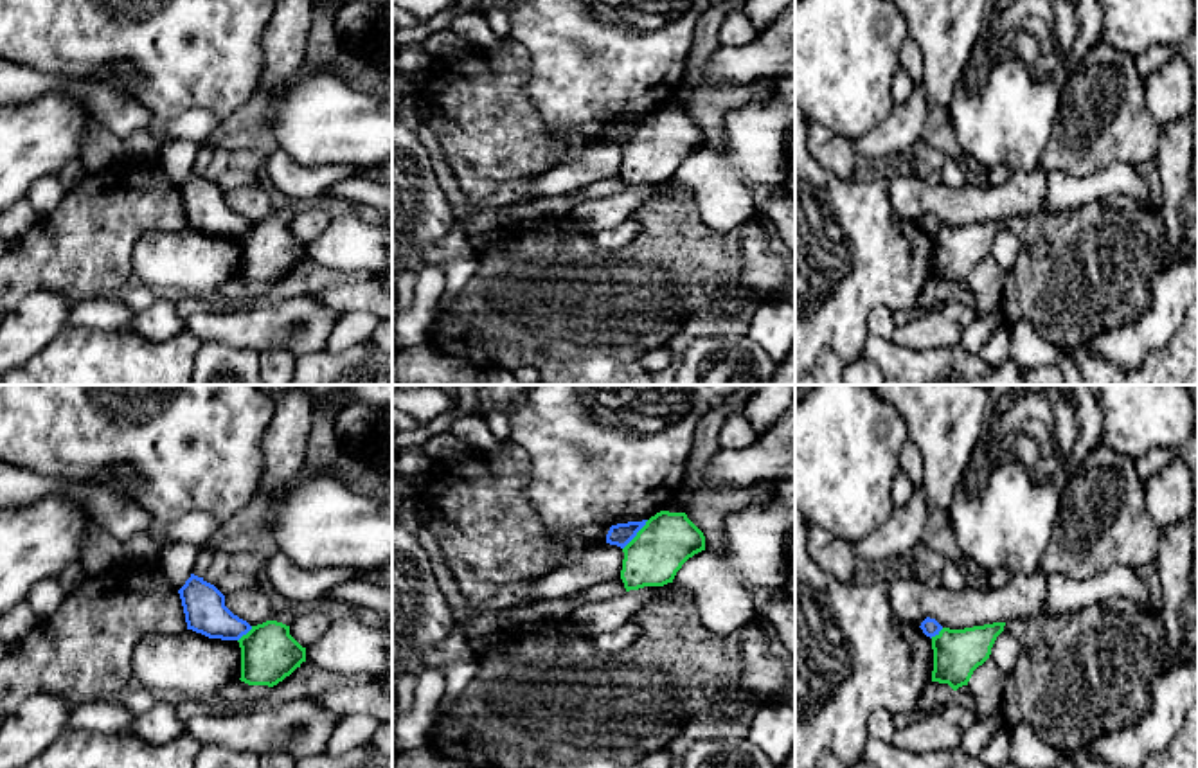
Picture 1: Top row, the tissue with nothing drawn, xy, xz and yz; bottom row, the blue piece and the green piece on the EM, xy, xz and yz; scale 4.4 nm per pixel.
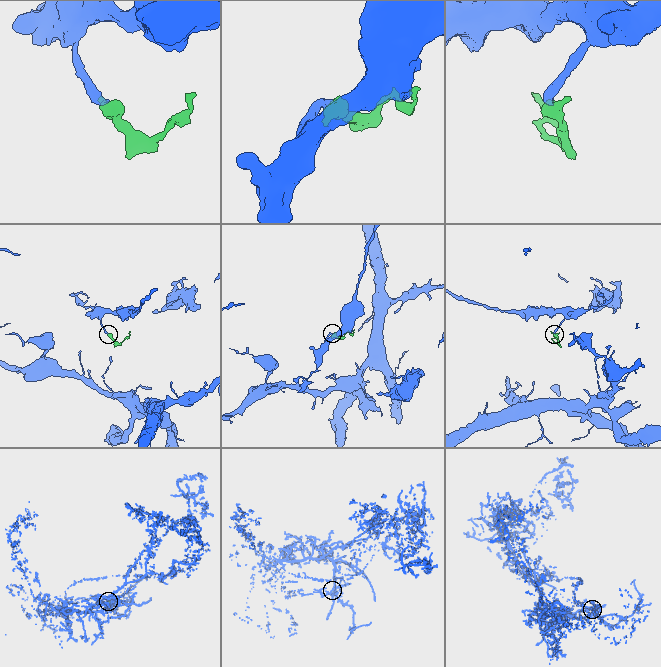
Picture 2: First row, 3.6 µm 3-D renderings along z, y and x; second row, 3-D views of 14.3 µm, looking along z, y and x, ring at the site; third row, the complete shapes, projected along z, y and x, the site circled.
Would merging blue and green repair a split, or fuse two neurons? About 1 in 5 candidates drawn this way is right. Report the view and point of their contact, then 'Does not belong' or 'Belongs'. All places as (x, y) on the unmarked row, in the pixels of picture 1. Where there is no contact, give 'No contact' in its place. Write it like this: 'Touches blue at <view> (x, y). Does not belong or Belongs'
Touches blue at xz (635, 132). Does not belong

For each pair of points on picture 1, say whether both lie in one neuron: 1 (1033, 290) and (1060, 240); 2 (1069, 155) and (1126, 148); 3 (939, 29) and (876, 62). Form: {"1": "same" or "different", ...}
{"1": "same", "2": "same", "3": "different"}

